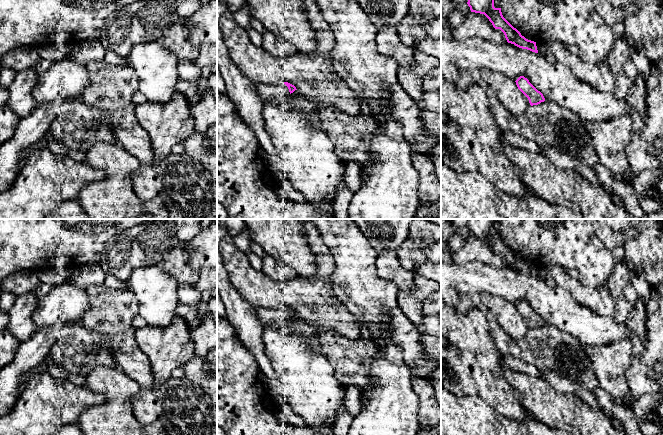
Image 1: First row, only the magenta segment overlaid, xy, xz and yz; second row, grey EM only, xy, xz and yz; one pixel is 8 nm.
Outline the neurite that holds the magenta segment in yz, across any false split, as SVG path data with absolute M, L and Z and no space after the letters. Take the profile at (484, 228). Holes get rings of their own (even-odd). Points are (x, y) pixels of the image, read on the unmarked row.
M469 219L471 236L484 238L495 253L500 253L508 267L538 277L536 266L526 263L502 239L501 232L494 231L494 219Z

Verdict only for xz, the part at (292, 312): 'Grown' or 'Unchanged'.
Grown

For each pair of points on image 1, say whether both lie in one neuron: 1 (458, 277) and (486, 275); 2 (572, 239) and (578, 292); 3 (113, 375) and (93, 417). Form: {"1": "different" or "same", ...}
{"1": "same", "2": "different", "3": "same"}

